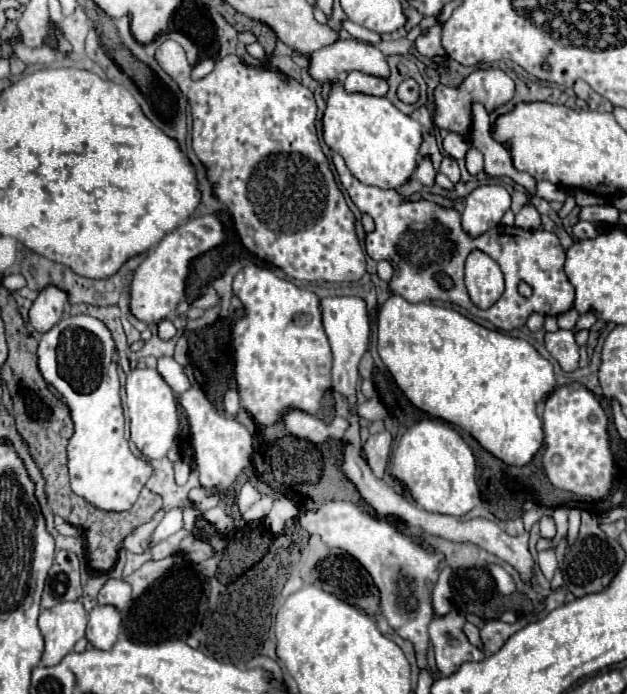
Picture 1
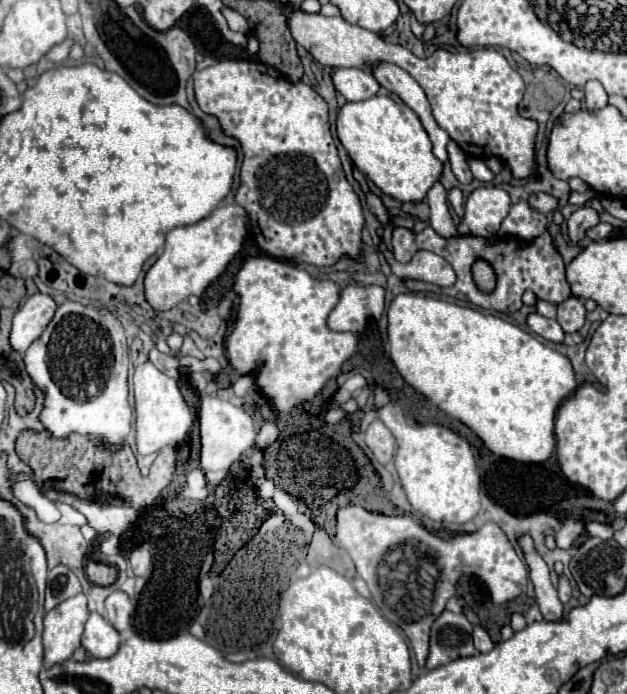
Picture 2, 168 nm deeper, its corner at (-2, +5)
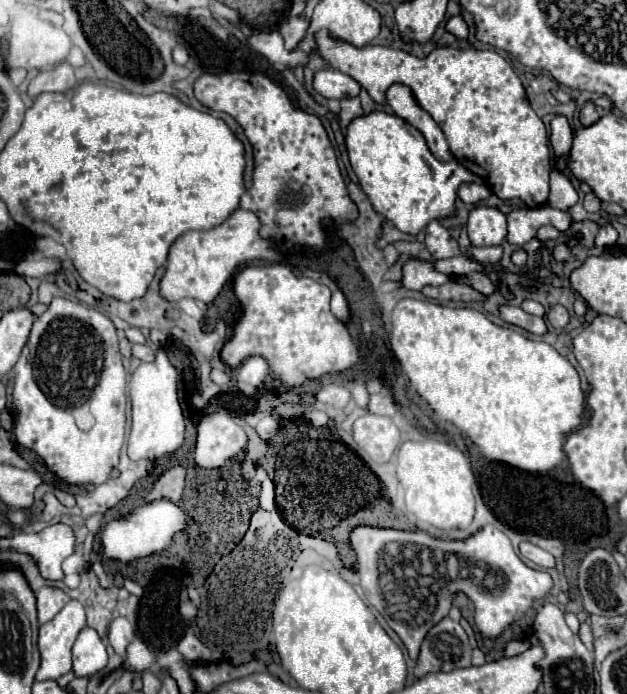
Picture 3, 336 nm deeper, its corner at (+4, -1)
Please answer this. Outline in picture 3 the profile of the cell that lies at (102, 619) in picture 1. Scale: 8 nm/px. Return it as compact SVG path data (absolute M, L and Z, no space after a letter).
M84 627L74 643L74 651L72 651L72 673L76 677L92 677L96 673L100 673L106 663L108 663L108 655L106 655L106 645L102 643L102 639L98 637L98 633L90 627Z

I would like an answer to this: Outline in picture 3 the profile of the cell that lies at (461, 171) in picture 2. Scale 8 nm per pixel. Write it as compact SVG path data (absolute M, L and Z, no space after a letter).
M464 183L464 185L460 187L460 191L458 191L458 197L460 197L464 203L476 205L476 203L480 203L482 199L488 199L490 193L492 193L492 191L490 191L486 185L482 185L482 183Z

